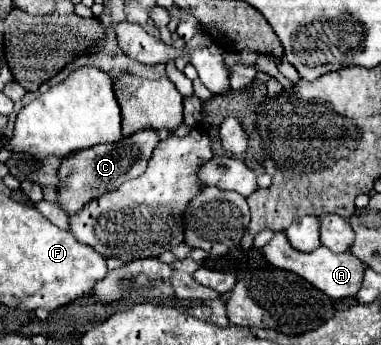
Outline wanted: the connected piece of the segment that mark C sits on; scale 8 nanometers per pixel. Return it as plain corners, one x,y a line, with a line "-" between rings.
144,129
144,131
136,131
130,137
120,139
116,143
94,145
90,149
82,149
82,151
72,153
68,157
68,163
64,163
64,191
58,191
62,209
66,213
68,211
80,211
80,207
84,207
84,203
120,187
128,179
142,175
150,155
158,143
160,143
158,131
156,129

